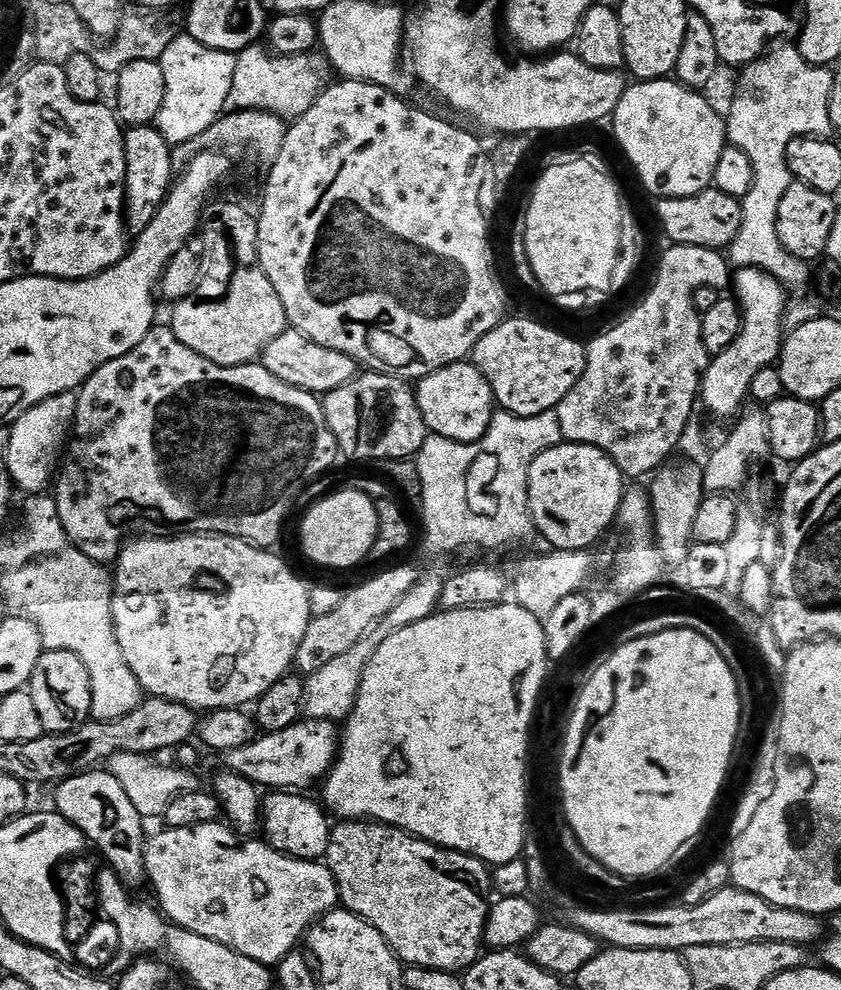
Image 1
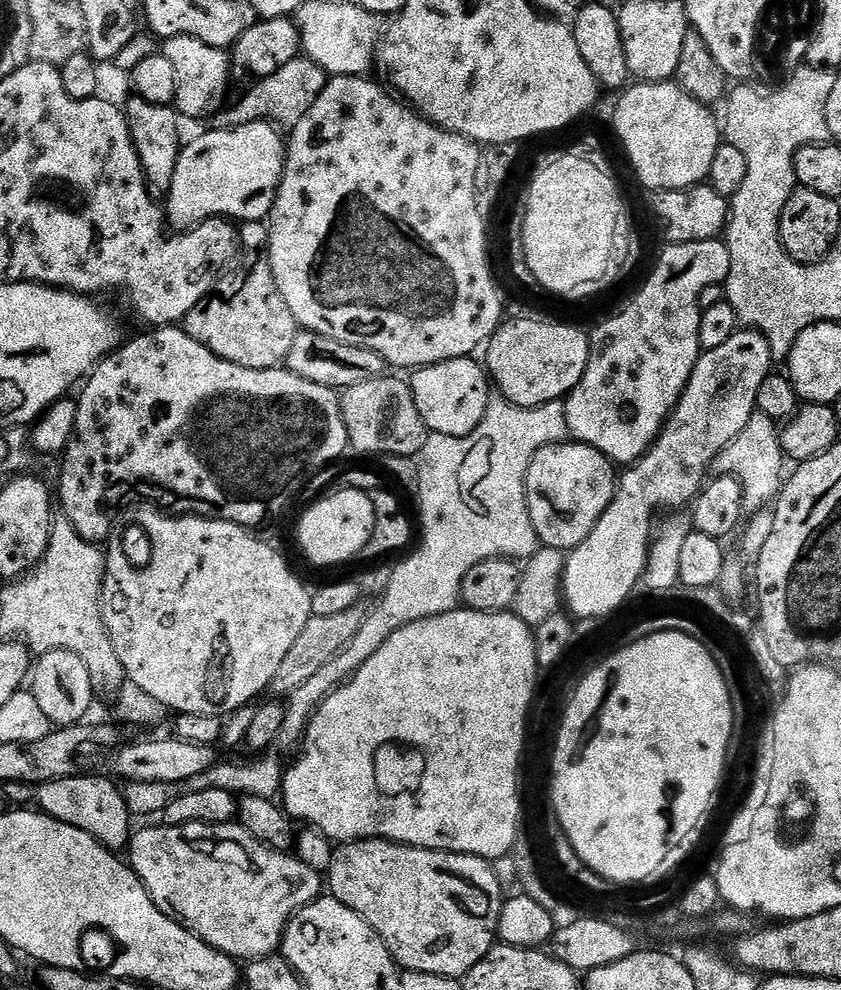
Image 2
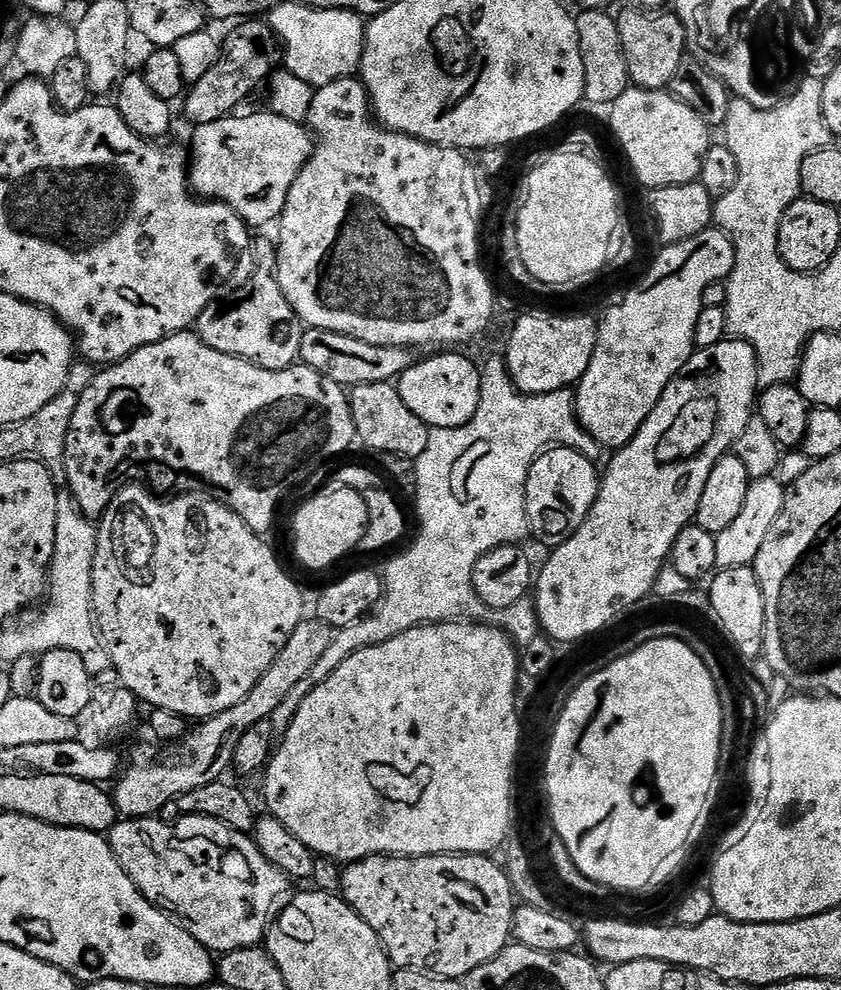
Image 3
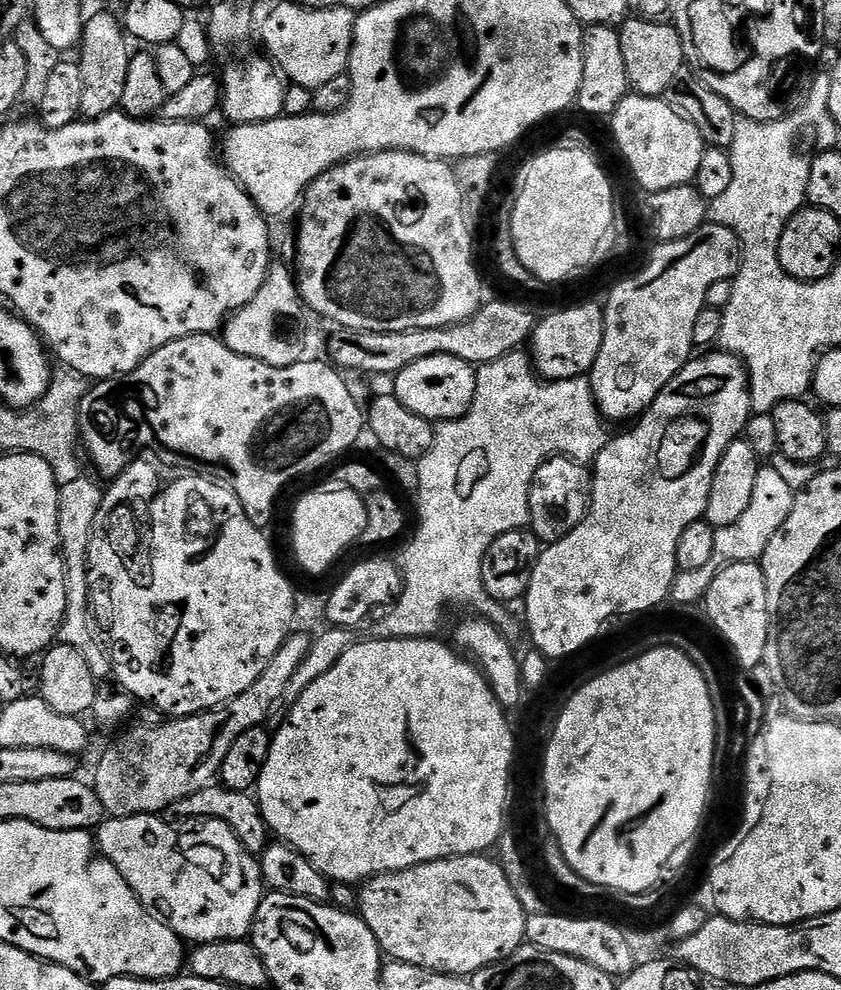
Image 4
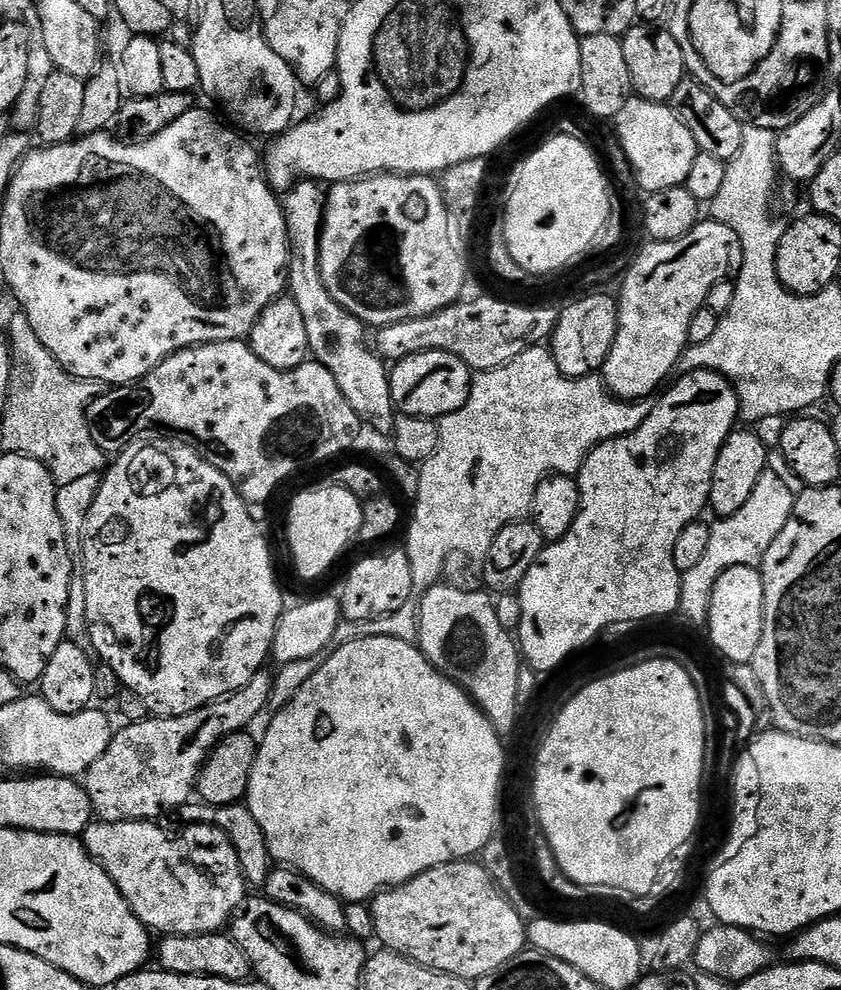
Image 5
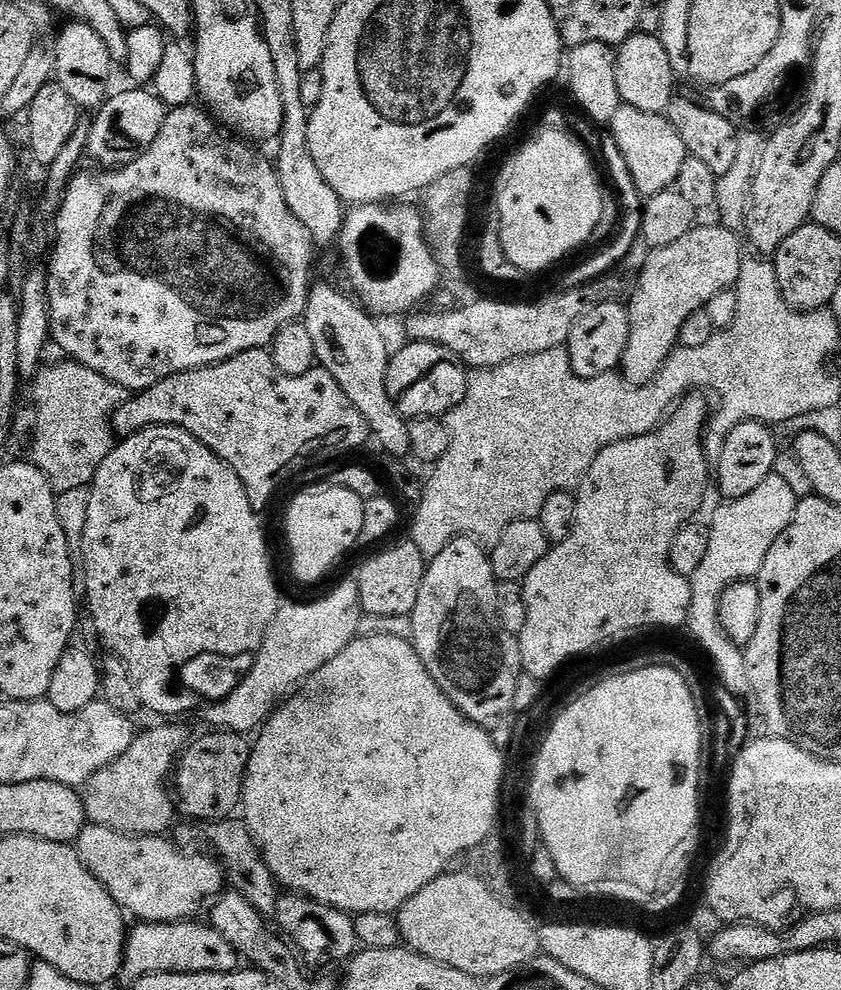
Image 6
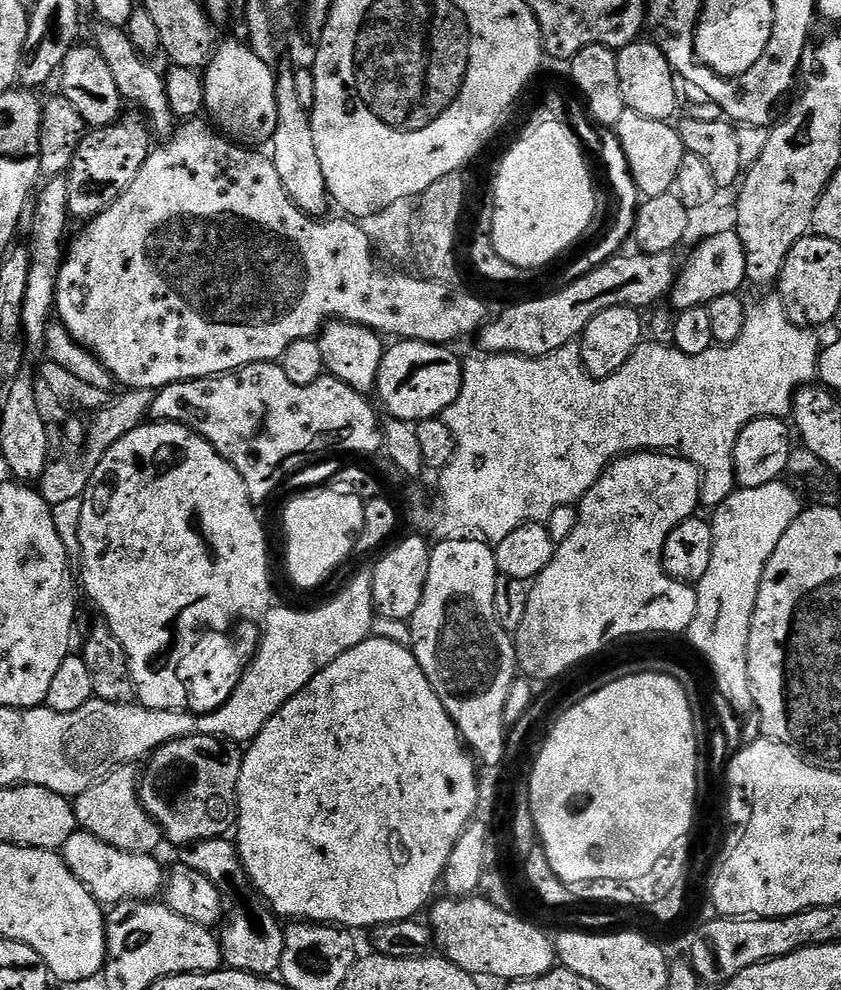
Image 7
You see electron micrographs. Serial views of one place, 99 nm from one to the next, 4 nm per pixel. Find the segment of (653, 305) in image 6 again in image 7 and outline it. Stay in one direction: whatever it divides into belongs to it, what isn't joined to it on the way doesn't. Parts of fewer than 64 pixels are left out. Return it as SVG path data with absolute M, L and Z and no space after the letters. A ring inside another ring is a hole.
M735 230L728 232L716 232L713 236L708 236L692 253L688 256L688 261L683 261L676 277L676 285L672 287L670 301L672 300L673 309L682 308L702 308L709 304L714 298L731 296L739 293L740 287L746 284L746 253L742 250L742 242L738 238Z

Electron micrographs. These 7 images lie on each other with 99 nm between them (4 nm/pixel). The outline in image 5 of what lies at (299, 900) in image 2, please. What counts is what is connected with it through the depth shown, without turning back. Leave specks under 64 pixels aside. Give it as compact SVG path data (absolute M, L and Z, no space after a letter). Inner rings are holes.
M123 820L113 824L93 822L82 834L84 849L107 870L134 914L153 933L201 936L207 932L221 931L246 900L244 871L230 838L220 828L205 824L185 827L181 836L171 836L160 826L146 820Z

